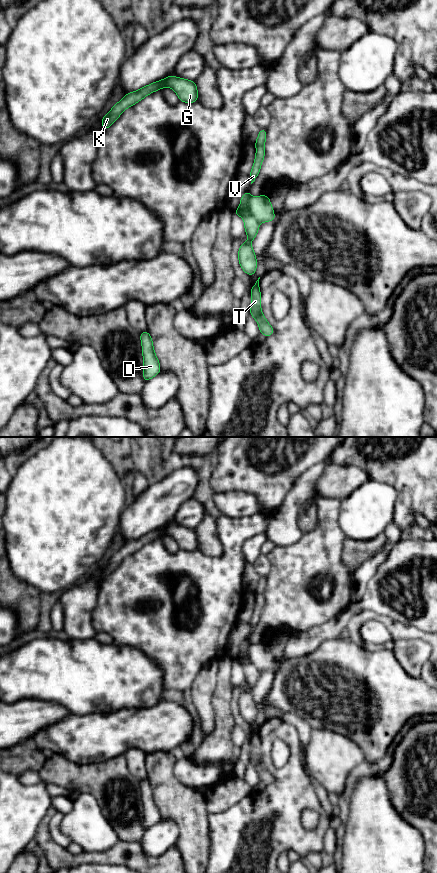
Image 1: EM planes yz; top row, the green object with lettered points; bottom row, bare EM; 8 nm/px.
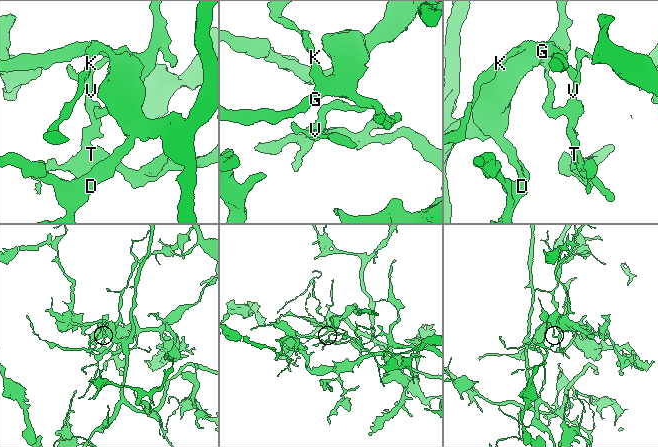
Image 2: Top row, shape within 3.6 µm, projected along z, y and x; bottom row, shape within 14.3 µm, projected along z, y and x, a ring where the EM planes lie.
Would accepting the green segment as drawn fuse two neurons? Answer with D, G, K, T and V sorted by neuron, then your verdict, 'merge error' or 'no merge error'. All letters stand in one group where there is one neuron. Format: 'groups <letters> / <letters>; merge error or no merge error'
groups D G K / T V; merge error

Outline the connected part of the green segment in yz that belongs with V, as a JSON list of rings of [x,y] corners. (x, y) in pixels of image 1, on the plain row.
[[[260,577],[257,588],[255,590],[256,603],[255,603],[255,608],[254,608],[252,618],[249,621],[251,629],[252,629],[251,632],[257,626],[257,624],[258,624],[258,622],[260,620],[260,616],[261,616],[263,607],[265,605],[266,580],[267,580],[266,577]]]

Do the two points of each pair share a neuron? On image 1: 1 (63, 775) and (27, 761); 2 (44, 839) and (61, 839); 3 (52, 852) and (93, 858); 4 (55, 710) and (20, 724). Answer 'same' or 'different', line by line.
1: different
2: different
3: same
4: same

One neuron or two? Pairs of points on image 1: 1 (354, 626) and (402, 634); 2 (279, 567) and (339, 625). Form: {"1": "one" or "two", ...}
{"1": "one", "2": "two"}

